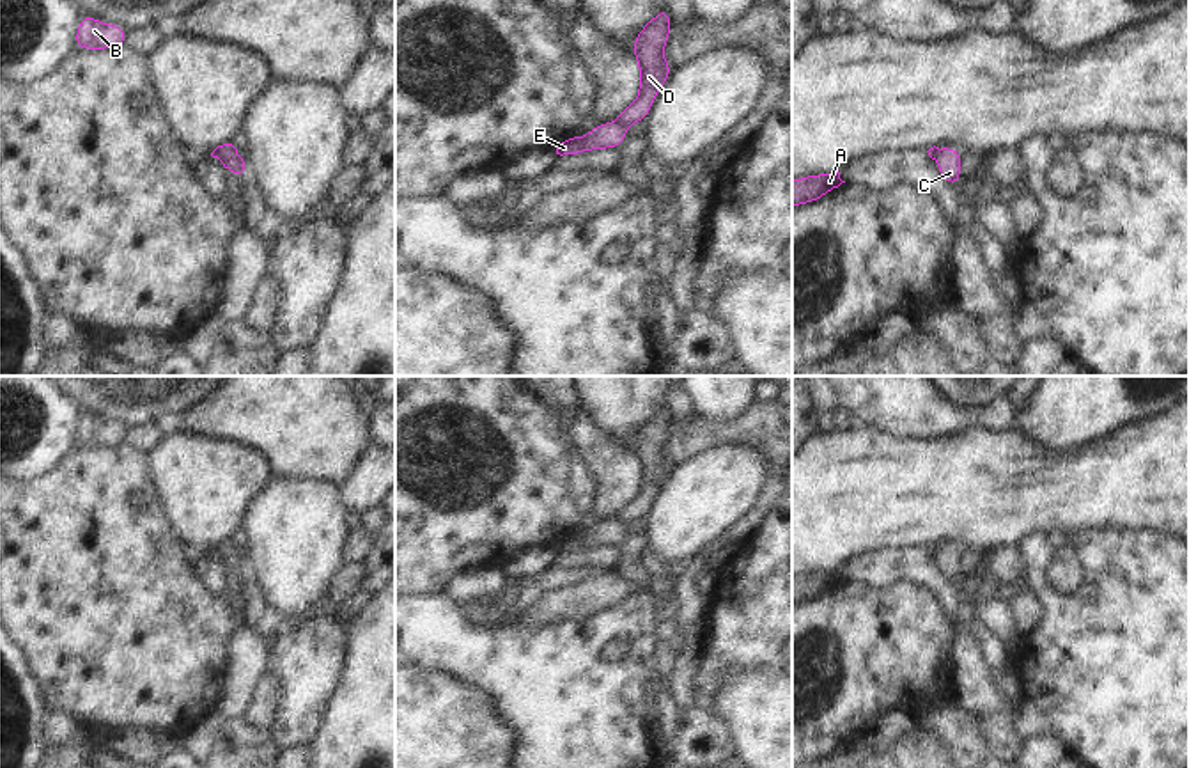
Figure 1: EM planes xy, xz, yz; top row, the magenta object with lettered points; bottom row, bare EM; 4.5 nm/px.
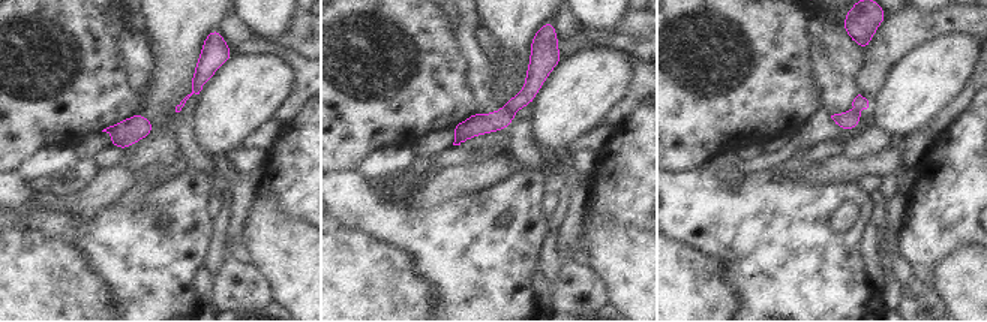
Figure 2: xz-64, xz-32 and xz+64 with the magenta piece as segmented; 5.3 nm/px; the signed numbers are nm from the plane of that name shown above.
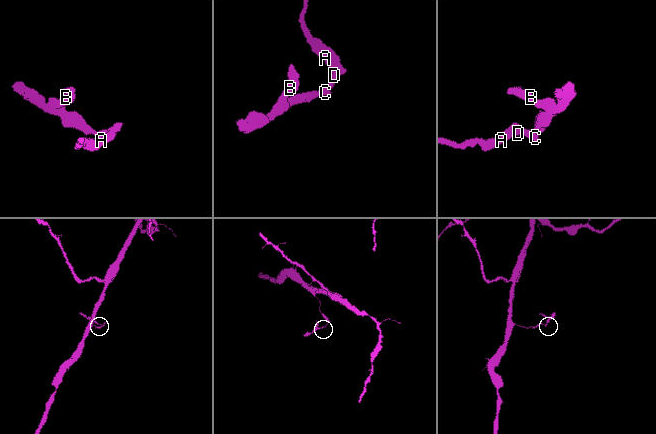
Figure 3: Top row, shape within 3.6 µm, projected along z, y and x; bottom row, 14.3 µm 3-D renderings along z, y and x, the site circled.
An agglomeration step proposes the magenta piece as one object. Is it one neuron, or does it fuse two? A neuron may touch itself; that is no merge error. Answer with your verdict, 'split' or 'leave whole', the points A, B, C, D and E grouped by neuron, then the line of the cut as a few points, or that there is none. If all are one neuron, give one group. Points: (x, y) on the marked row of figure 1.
split; A D / B C E; cut in xz along (615, 121), (624, 128)

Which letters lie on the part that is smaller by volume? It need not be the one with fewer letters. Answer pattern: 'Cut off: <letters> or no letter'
Cut off: B, C, E

